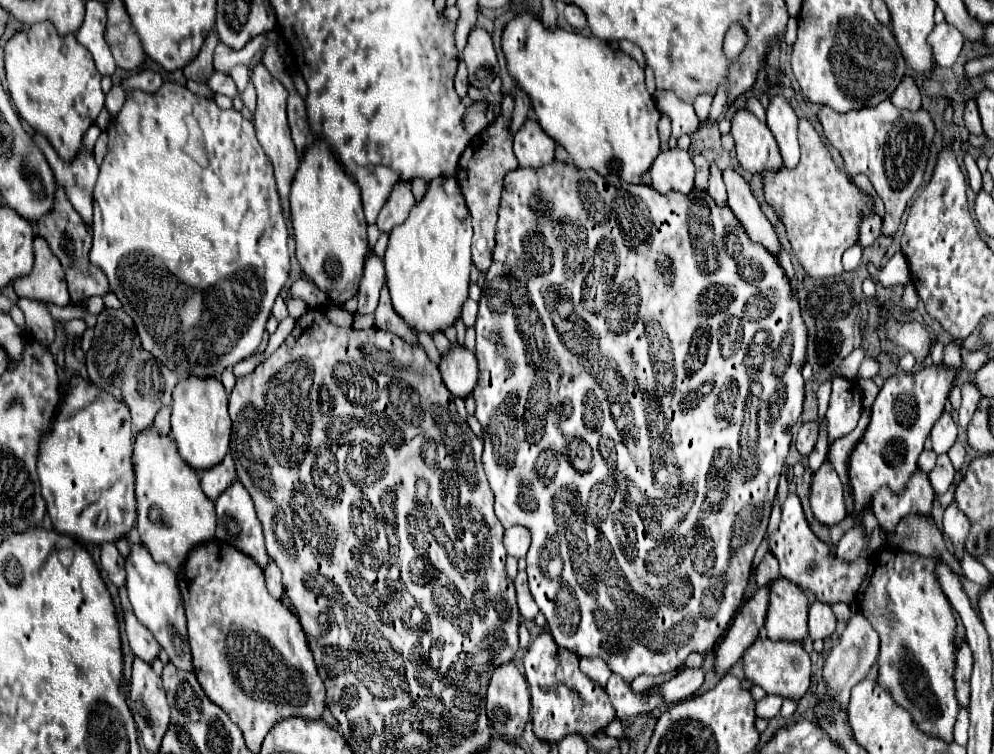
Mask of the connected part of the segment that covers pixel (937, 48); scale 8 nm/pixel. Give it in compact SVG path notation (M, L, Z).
M947 21L937 23L929 33L929 43L933 45L935 63L941 67L951 67L963 47L963 35Z

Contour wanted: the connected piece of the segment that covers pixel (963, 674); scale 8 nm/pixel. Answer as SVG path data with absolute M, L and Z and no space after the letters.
M963 643L957 651L957 667L955 667L955 693L961 707L969 707L969 679L973 669L973 655L967 643Z

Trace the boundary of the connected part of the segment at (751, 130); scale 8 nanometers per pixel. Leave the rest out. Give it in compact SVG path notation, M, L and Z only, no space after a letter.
M737 111L731 121L731 135L735 139L735 151L739 165L751 175L763 175L765 171L781 169L783 161L775 145L775 137L765 123L761 123L751 111Z

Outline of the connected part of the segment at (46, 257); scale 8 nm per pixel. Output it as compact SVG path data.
M35 237L33 241L35 263L29 275L15 279L17 297L27 297L43 303L55 303L59 307L69 305L67 283L63 277L63 267L59 259L51 253L47 241L43 237Z

